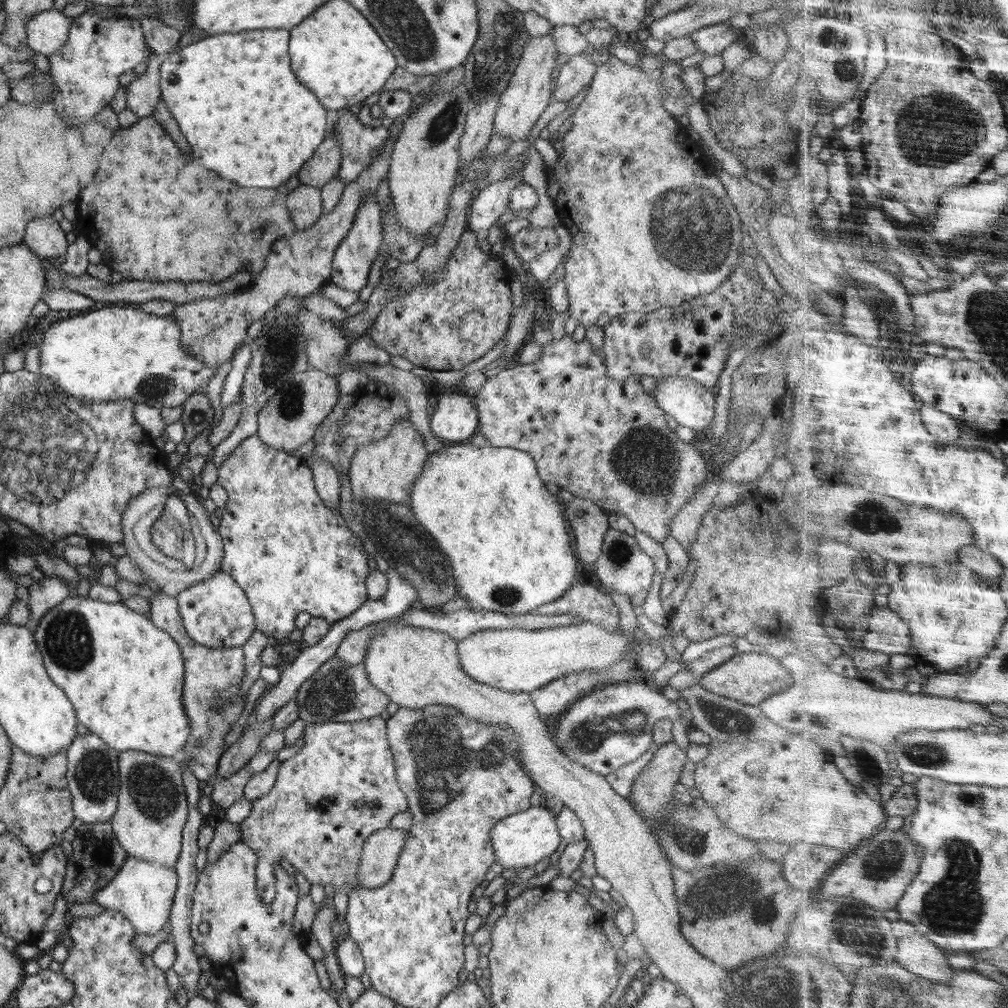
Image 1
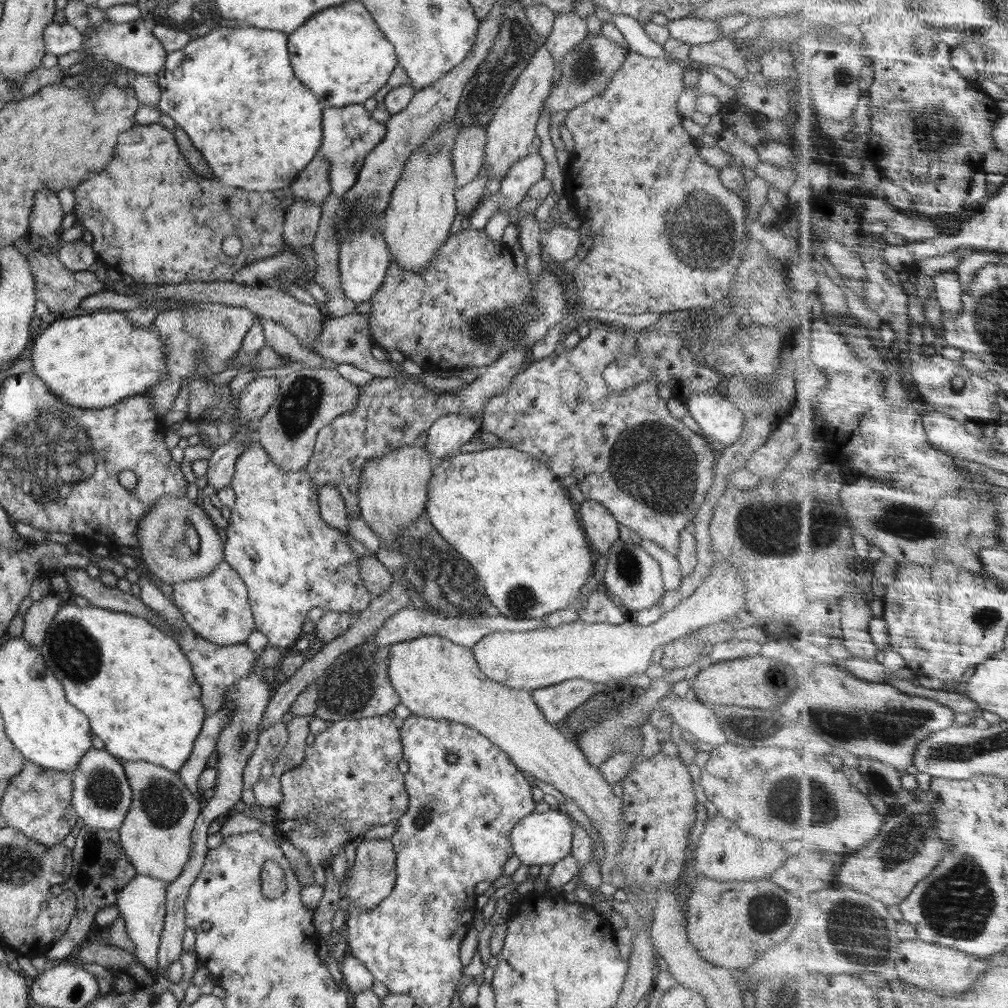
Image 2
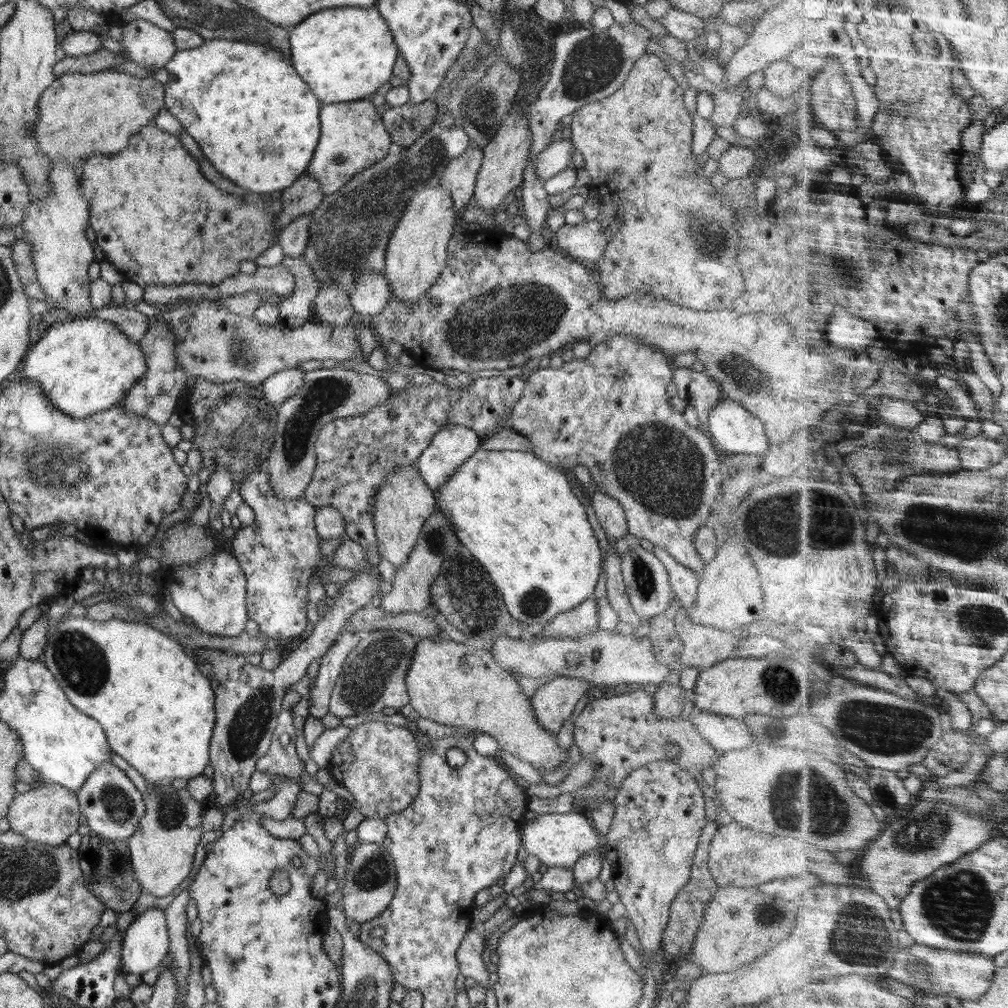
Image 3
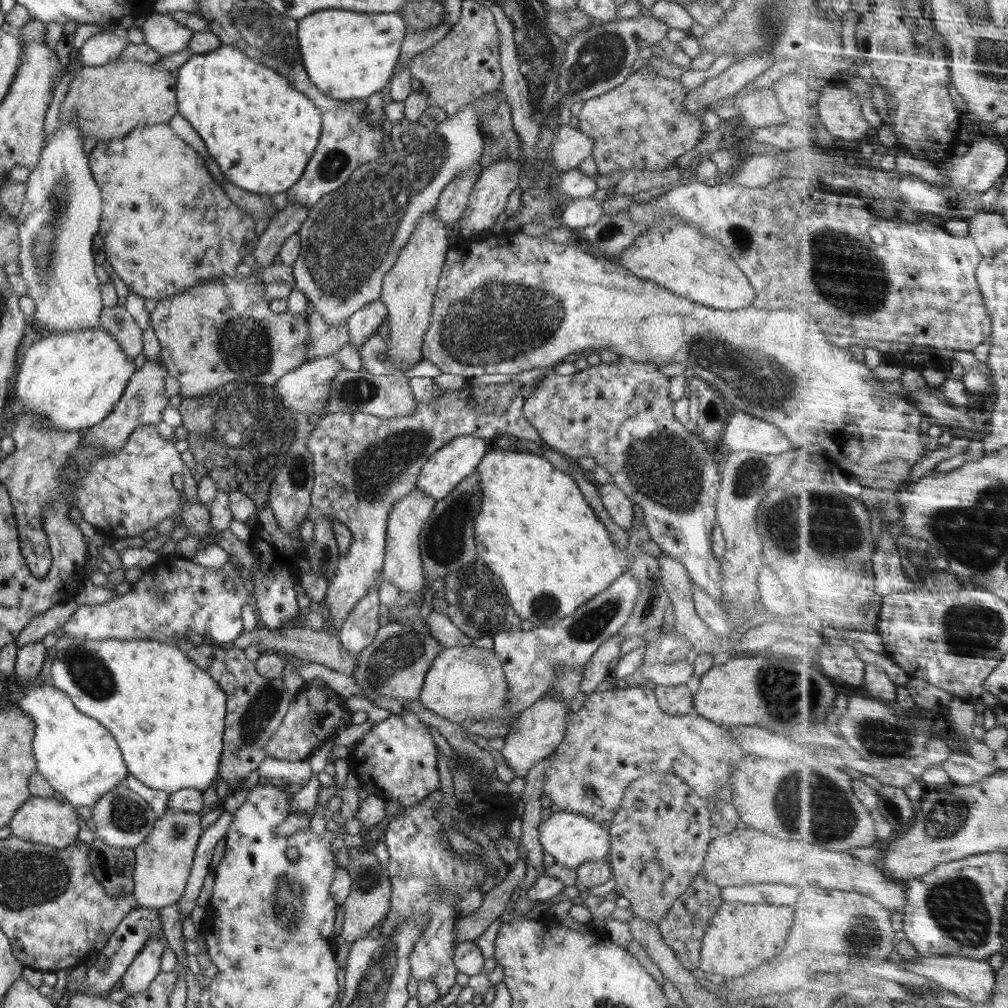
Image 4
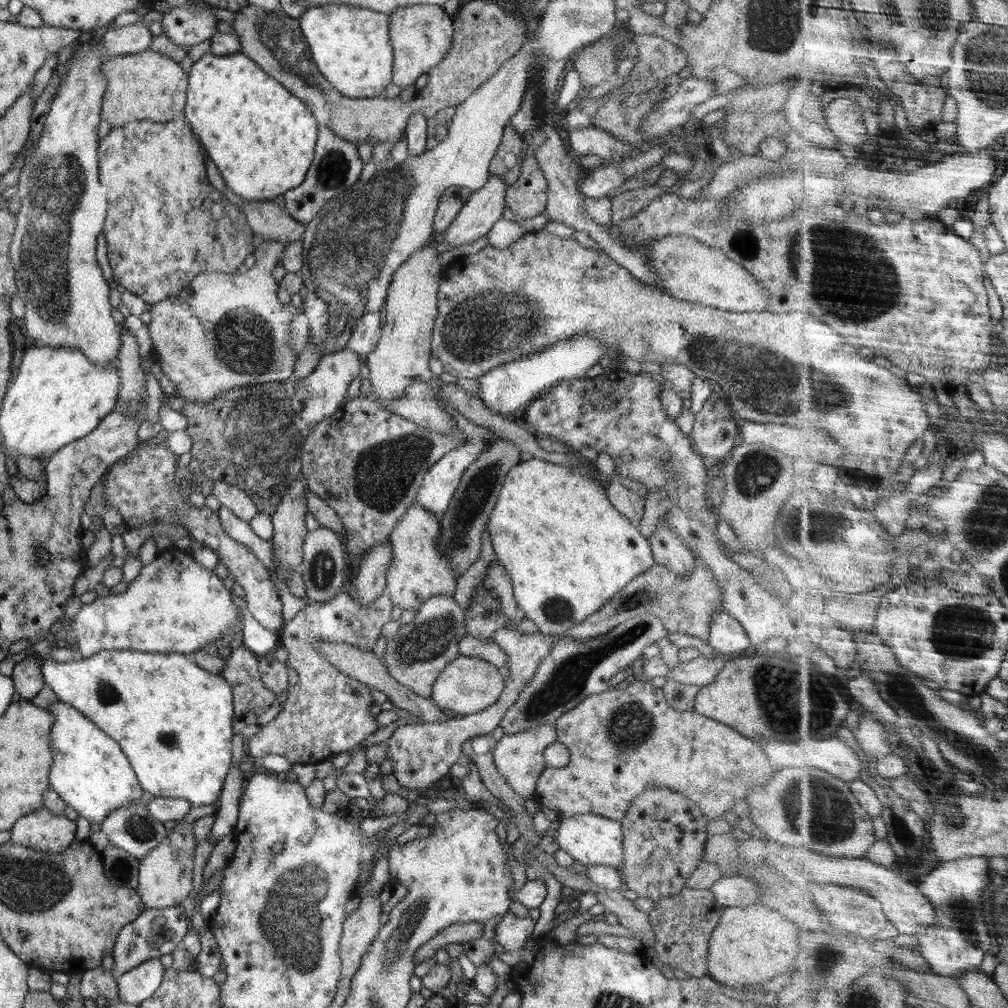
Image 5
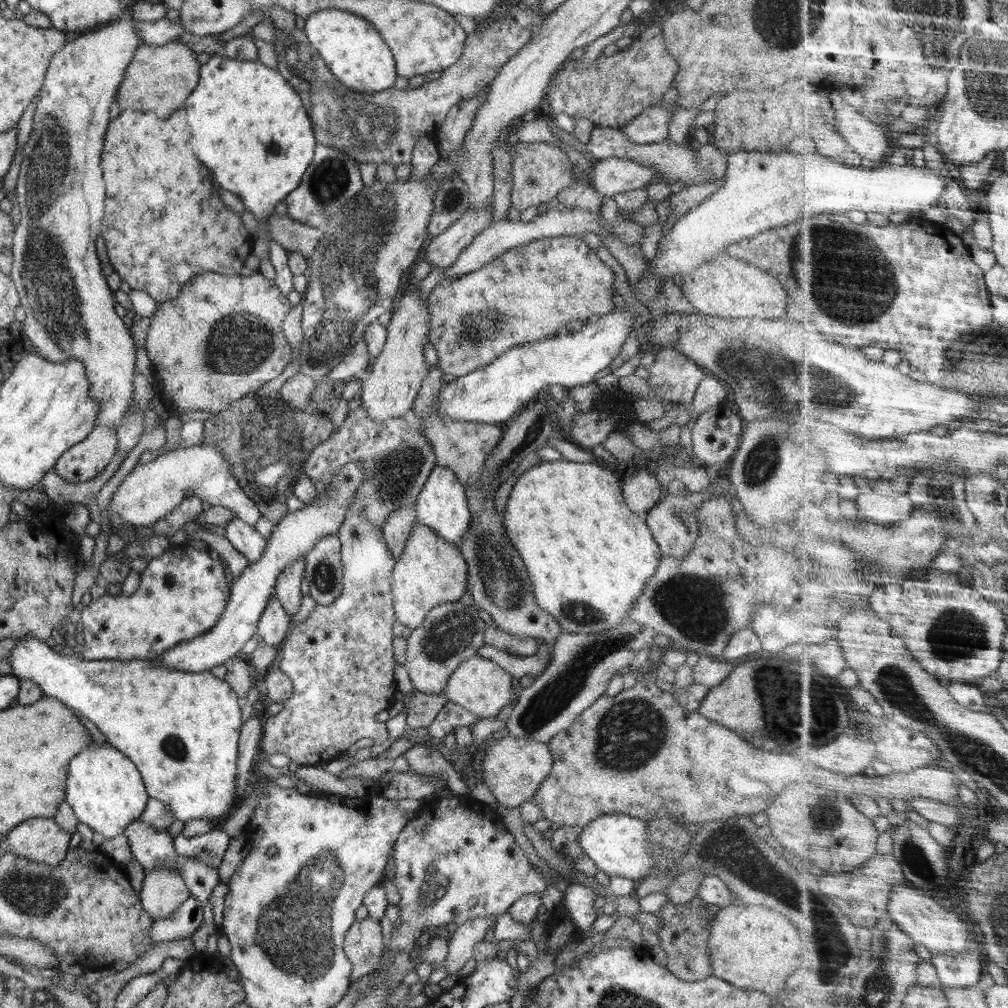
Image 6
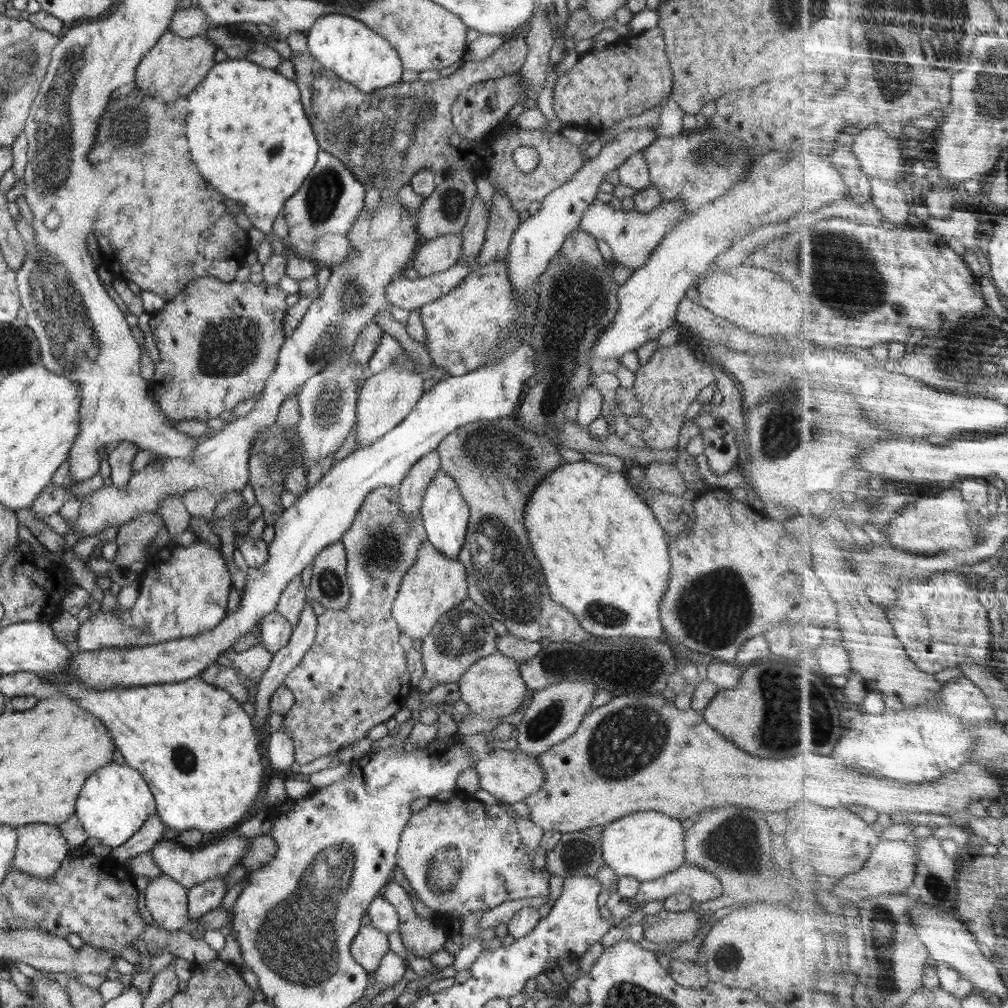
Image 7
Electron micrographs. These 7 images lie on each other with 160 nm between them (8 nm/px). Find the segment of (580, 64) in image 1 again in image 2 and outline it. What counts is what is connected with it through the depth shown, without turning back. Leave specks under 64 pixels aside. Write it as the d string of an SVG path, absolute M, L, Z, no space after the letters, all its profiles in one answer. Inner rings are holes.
M600 33L586 36L586 39L570 50L557 65L559 81L554 83L549 97L545 100L545 108L552 113L568 112L600 94L613 79L615 71L626 62L629 52L628 47L622 48Z

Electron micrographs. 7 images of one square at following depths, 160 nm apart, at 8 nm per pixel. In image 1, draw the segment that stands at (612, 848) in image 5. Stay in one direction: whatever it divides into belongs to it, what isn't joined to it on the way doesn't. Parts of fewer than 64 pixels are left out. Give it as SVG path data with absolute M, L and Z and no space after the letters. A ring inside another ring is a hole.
M531 806L518 814L510 815L494 824L490 831L490 841L493 846L495 862L499 862L503 868L523 870L525 867L533 867L542 860L549 858L556 852L562 840L558 832L556 817L547 807Z

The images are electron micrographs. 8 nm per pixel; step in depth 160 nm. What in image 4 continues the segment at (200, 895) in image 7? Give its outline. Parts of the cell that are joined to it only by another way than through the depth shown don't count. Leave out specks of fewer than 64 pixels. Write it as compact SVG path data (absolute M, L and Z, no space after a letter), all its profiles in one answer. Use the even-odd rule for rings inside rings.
M138 907L130 911L118 923L116 930L104 945L104 950L100 950L97 954L96 964L87 968L84 979L86 980L86 995L107 998L110 992L118 986L136 955L140 954L140 950L144 950L146 942L162 935L164 933L157 909Z

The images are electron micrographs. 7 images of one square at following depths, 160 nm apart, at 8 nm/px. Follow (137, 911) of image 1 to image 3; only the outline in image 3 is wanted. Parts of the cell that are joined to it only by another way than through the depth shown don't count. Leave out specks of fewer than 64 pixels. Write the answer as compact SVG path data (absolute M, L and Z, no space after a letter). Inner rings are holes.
M149 907L138 914L123 934L124 973L143 977L160 966L169 954L169 934L165 912Z

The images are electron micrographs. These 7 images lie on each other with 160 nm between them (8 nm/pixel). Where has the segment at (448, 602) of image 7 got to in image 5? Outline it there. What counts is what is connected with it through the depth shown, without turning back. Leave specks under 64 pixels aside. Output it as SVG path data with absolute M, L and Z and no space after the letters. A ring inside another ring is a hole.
M414 503L400 521L396 521L392 538L392 562L386 573L386 592L392 603L401 610L416 611L427 598L438 595L452 595L458 579L445 556L438 549L440 523L436 516L426 512Z

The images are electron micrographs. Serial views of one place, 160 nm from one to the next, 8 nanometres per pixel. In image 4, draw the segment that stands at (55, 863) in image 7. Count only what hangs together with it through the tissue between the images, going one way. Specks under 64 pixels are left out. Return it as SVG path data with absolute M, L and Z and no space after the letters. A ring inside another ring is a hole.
M30 795L30 798L16 810L8 827L11 828L12 835L22 840L63 849L70 846L77 839L79 833L80 819L75 809L66 799L60 801L54 797L44 798Z

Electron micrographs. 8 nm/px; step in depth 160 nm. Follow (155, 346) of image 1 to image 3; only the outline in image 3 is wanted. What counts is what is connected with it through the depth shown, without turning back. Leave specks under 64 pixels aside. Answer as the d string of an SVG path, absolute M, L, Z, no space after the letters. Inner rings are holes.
M94 315L53 322L44 337L25 355L23 376L37 382L56 409L77 419L89 417L120 404L133 384L146 374L147 369L139 343L130 340L113 322Z

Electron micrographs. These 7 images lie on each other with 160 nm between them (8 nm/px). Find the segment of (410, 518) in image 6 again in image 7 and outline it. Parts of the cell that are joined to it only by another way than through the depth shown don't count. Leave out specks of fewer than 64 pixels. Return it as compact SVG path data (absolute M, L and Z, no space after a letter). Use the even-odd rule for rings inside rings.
M437 449L422 456L410 467L409 474L398 486L400 509L402 509L400 513L404 513L406 517L416 517L421 512L426 490L440 469L440 455Z

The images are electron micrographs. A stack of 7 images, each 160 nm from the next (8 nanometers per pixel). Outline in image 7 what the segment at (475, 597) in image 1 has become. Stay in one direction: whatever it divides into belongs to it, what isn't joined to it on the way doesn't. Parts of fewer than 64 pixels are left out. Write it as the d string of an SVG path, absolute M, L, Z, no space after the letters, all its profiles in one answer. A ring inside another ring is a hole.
M586 460L562 463L560 466L557 466L556 470L552 470L548 478L532 492L532 496L530 496L530 500L528 500L524 511L526 512L524 512L523 522L526 522L526 530L528 530L528 538L530 538L532 550L534 550L536 558L542 564L542 570L544 570L544 576L546 576L546 580L544 581L547 584L550 598L554 602L564 606L566 610L572 612L578 624L586 632L592 634L594 638L604 637L607 639L615 639L616 637L629 638L631 636L642 639L665 638L662 623L660 622L660 604L662 604L663 594L668 588L670 571L672 570L670 555L668 553L669 542L660 523L645 504L638 488L629 477L621 472L610 471L606 467L600 466L599 463Z

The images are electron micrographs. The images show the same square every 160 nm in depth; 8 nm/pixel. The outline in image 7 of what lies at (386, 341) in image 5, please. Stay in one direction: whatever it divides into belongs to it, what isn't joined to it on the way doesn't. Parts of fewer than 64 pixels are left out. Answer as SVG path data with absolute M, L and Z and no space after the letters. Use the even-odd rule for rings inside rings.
M398 357L387 369L365 379L358 393L356 441L359 442L360 448L376 442L410 414L424 394L424 380L410 361Z

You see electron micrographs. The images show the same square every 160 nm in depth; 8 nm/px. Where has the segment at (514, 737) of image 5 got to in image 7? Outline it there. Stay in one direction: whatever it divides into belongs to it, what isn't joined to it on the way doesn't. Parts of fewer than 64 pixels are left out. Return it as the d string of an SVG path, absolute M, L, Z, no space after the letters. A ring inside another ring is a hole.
M494 750L481 758L475 764L479 783L482 790L486 790L495 796L499 801L514 804L526 800L528 796L538 792L545 776L543 770L539 767L537 758L528 756L522 750L510 752L510 750Z

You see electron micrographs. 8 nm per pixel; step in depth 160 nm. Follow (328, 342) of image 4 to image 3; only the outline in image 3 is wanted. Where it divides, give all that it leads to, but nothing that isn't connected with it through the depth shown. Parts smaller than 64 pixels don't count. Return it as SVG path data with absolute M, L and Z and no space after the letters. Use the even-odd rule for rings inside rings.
M330 280L319 288L314 302L313 319L326 324L345 325L355 310L349 302L349 296L338 285Z

